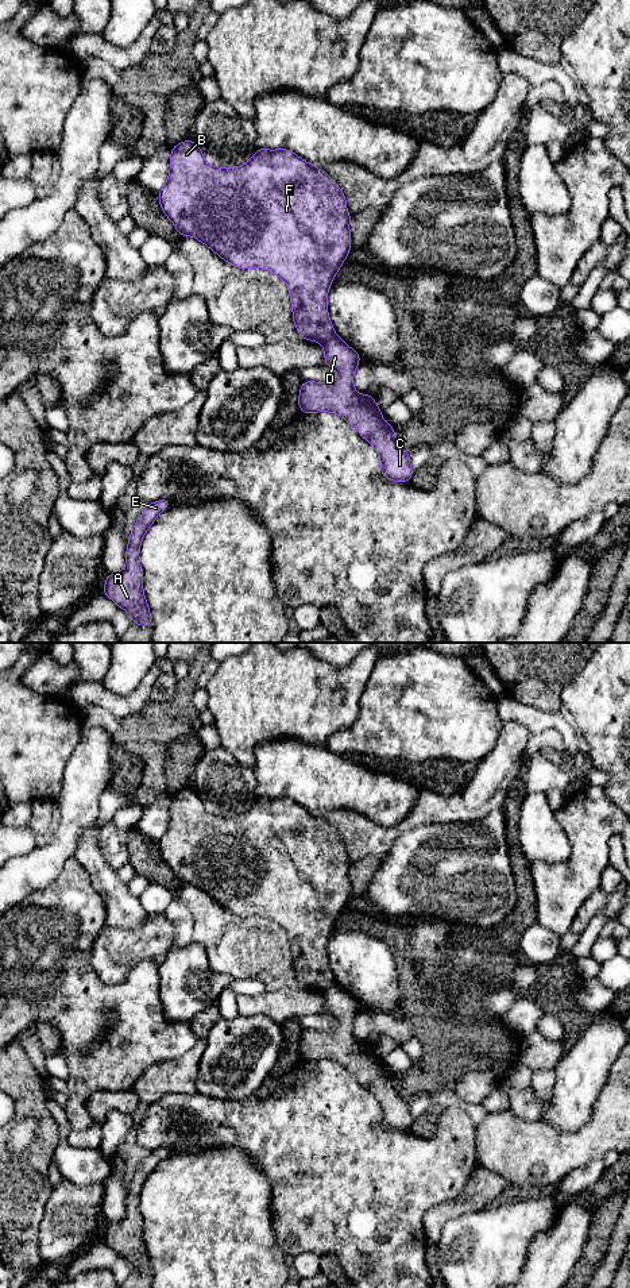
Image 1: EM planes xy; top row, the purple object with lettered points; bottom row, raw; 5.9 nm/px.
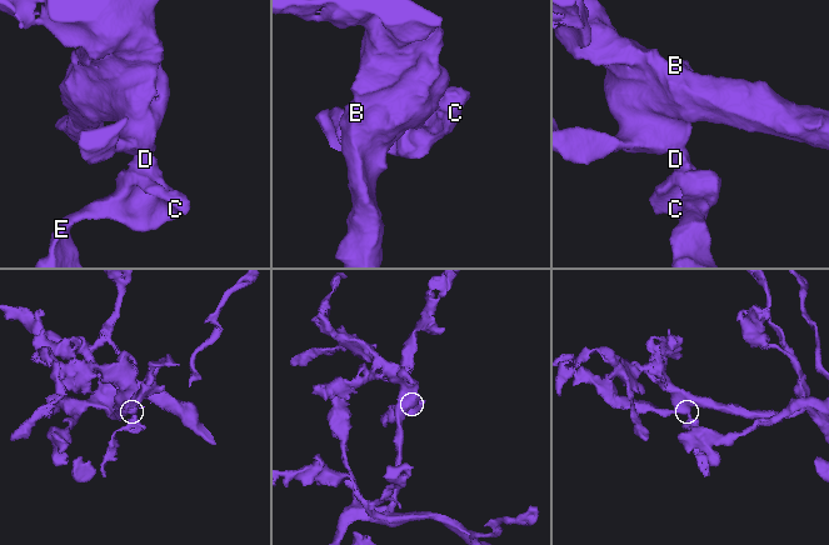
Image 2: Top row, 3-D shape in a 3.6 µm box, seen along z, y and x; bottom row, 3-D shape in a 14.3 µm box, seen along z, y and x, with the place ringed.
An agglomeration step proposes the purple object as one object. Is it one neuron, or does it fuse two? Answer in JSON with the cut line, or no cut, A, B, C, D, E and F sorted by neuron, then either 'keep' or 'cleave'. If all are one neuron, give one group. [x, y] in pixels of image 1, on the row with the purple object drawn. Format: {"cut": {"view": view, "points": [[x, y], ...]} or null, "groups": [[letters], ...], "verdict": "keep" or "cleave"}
{"cut": {"view": "xy", "points": [[335, 334], [319, 342]]}, "groups": [["A", "C", "D", "E"], ["B", "F"]], "verdict": "cleave"}

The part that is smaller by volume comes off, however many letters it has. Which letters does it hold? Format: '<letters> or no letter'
A, C, D, E

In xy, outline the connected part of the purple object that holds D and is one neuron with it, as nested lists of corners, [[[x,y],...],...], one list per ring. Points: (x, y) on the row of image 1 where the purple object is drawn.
[[[336,335],[318,343],[325,352],[322,365],[335,369],[337,378],[332,382],[304,381],[299,409],[302,413],[332,412],[341,416],[378,451],[386,479],[409,482],[413,475],[409,452],[397,441],[394,428],[382,419],[374,397],[359,394],[353,387],[360,355]]]

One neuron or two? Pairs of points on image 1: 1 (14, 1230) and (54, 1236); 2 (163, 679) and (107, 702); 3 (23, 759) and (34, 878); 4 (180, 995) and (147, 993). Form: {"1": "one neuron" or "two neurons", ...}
{"1": "two neurons", "2": "two neurons", "3": "two neurons", "4": "two neurons"}

